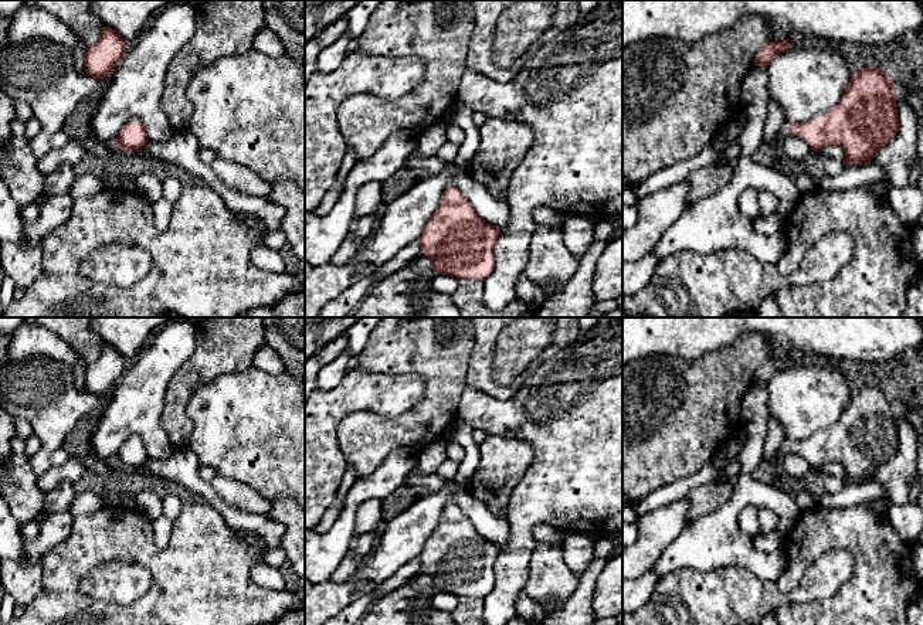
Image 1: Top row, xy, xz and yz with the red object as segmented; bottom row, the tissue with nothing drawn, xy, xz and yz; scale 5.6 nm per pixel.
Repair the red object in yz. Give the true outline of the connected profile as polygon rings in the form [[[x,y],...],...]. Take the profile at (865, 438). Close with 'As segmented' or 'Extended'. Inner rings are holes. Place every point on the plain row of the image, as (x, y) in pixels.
[[[882,385],[854,388],[841,420],[827,431],[815,432],[808,441],[784,439],[777,451],[777,459],[787,452],[800,454],[812,469],[828,463],[845,468],[846,482],[856,485],[861,479],[869,482],[875,471],[890,461],[899,448],[895,401]]]. Extended

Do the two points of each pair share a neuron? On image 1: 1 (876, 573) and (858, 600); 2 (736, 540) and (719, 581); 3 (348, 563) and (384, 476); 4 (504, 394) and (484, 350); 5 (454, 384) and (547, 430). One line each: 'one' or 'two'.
1: one
2: two
3: two
4: one
5: two

